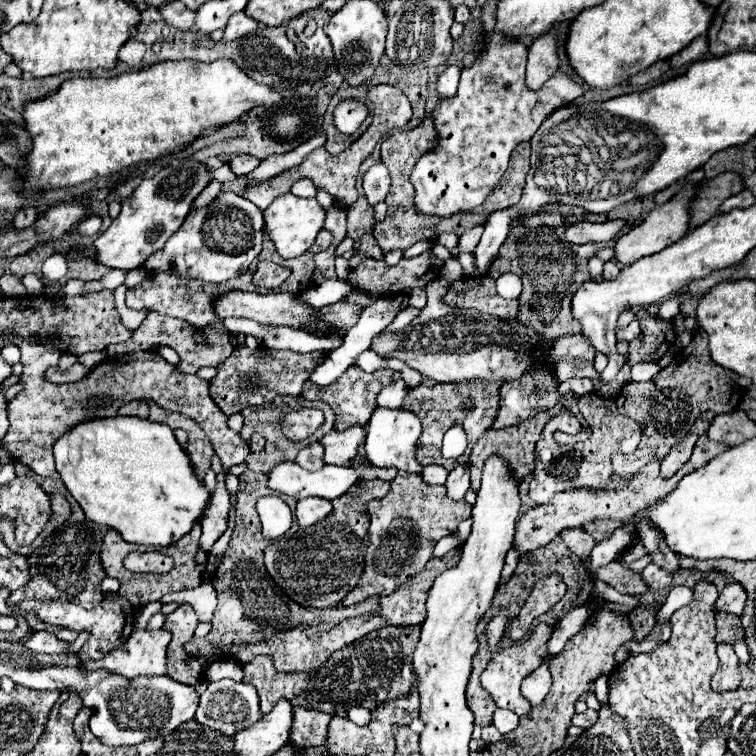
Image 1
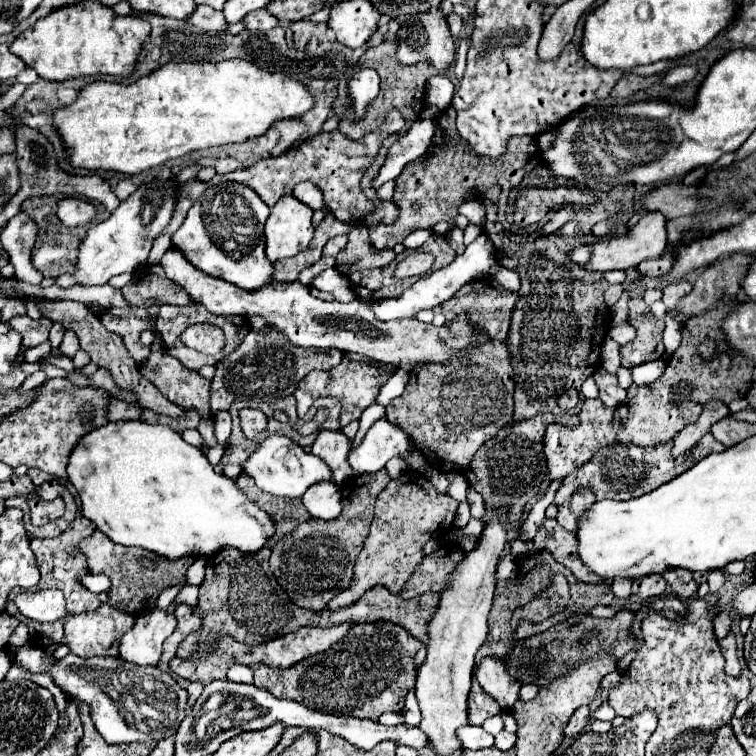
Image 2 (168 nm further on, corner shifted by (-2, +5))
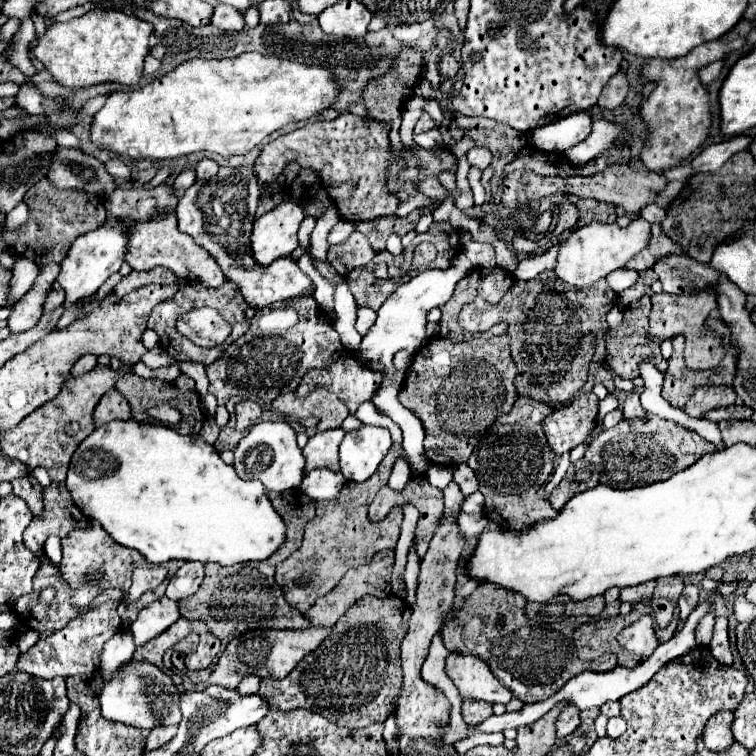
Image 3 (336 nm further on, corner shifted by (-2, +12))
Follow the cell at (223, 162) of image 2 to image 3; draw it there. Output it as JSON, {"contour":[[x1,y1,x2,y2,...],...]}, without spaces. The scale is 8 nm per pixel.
{"contour":[[201,160,197,164,197,178,213,178,217,172,219,172,219,164,215,160]]}

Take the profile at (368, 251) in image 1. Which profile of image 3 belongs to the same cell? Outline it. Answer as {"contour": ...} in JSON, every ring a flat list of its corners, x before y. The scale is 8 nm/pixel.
{"contour":[[353,232,349,240,337,246,329,246,329,262,339,274,349,274,353,268,361,268,375,258,375,250,369,246,361,232]]}

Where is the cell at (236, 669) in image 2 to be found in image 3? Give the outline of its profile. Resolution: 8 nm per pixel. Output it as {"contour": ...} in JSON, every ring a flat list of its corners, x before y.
{"contour":[[247,674,241,682,239,682,239,686,237,686,237,690,241,690,241,694,255,694,257,690,259,690,259,676,257,674]]}

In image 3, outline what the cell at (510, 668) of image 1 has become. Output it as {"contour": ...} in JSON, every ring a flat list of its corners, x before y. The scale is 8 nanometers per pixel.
{"contour":[[451,652,445,662,447,676,455,682,463,698,485,700,489,704,507,704,513,694,489,670,489,666,471,654]]}

